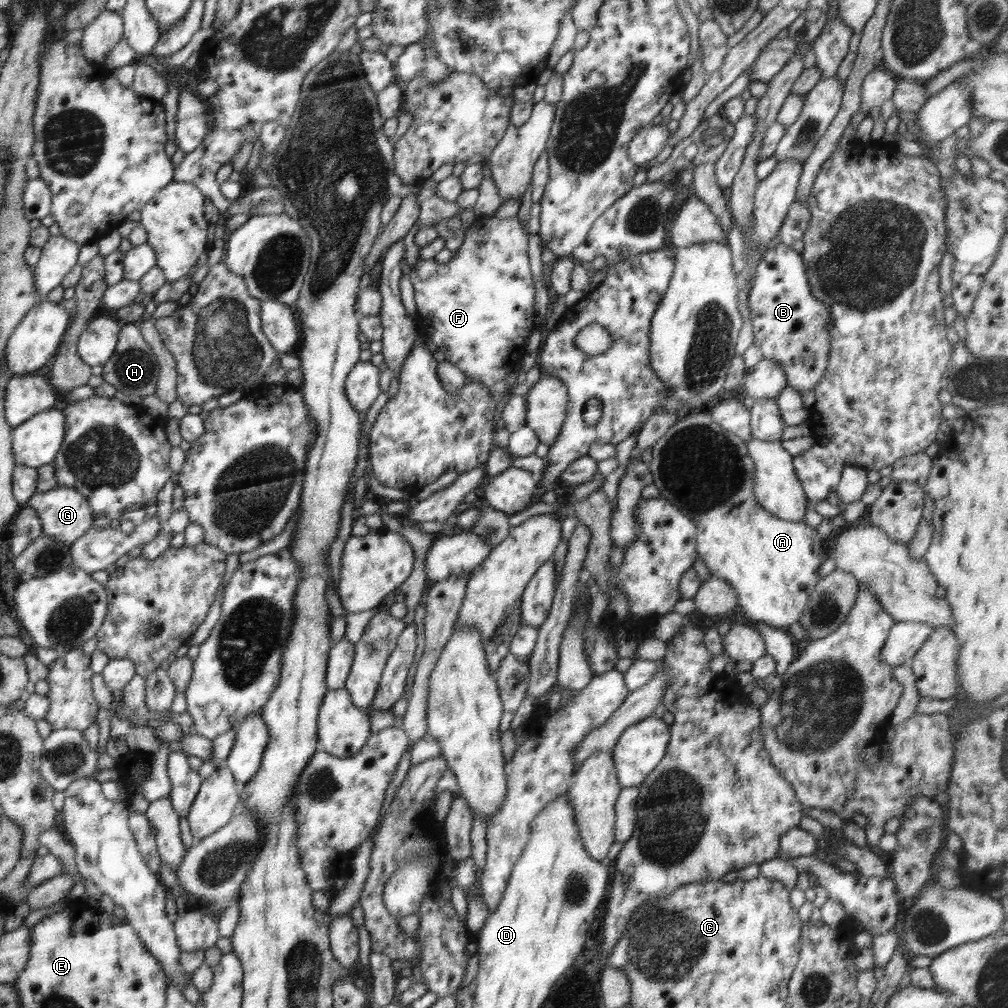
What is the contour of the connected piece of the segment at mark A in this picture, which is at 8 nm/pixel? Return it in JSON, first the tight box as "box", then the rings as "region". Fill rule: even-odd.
{"box":[649,407,822,630],"region":[[[708,407],[690,411],[654,444],[649,470],[660,497],[670,501],[696,524],[699,557],[712,575],[725,580],[736,591],[742,614],[775,629],[788,630],[794,622],[799,622],[810,593],[821,579],[818,569],[822,564],[822,539],[804,521],[781,520],[759,505],[754,495],[756,465],[752,456],[748,456],[744,439],[716,424]]]}

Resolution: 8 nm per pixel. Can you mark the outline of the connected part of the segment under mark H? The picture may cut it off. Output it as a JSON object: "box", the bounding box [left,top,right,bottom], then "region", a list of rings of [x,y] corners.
{"box":[102,323,160,400],"region":[[[127,323],[118,333],[118,342],[114,354],[102,365],[102,378],[111,384],[118,392],[137,400],[141,396],[154,394],[160,374],[160,365],[151,346],[142,338],[136,324]]]}

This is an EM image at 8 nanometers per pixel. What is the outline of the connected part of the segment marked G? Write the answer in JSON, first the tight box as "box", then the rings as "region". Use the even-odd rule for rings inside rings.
{"box":[25,486,94,546],"region":[[[56,486],[52,490],[44,492],[44,494],[35,493],[25,505],[36,510],[36,515],[42,521],[42,534],[44,536],[56,537],[68,546],[82,537],[82,534],[94,522],[89,500],[80,492],[68,486]]]}

